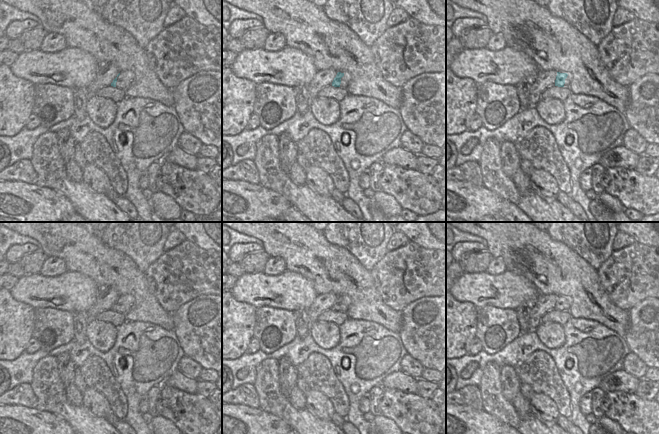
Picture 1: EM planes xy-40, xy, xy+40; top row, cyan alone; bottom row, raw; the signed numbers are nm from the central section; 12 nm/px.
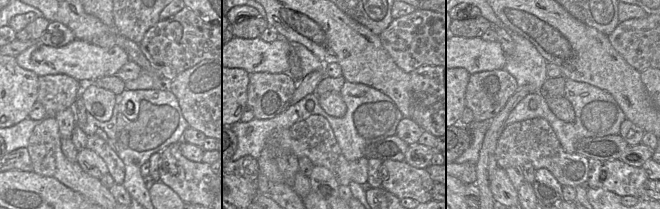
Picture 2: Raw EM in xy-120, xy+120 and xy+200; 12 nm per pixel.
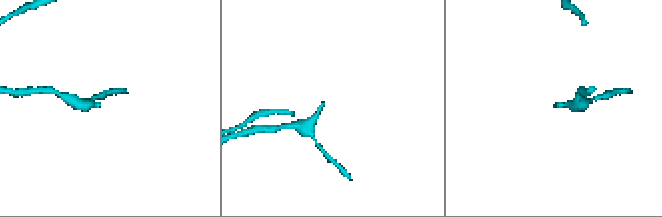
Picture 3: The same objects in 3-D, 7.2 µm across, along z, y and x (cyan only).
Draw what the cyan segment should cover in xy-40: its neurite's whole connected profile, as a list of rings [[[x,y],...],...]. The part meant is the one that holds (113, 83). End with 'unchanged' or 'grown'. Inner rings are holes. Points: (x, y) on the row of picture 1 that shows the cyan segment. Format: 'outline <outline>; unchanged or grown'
outline [[[130,70],[120,71],[117,77],[111,83],[111,86],[117,87],[118,89],[126,90],[135,81],[135,74]]]; grown

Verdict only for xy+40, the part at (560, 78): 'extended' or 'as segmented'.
extended

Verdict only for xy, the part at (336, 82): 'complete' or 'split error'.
split error

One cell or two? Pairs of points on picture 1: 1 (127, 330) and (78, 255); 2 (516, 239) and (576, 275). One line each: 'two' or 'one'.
1: two
2: one

